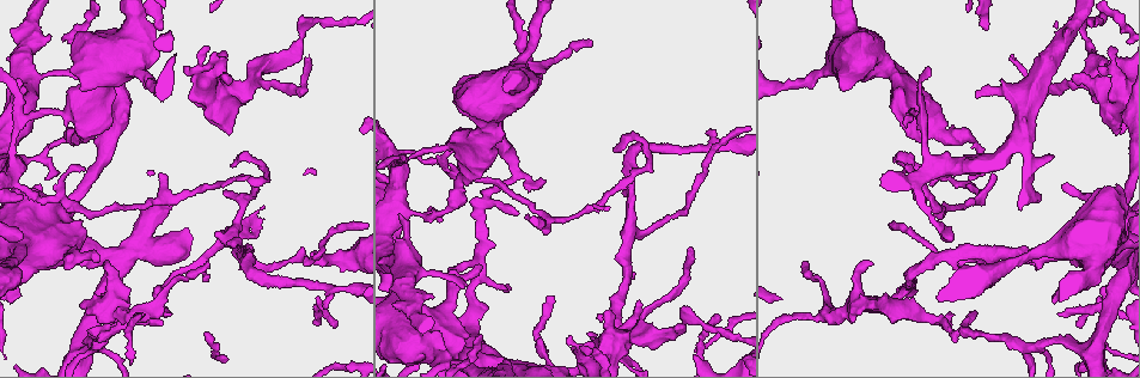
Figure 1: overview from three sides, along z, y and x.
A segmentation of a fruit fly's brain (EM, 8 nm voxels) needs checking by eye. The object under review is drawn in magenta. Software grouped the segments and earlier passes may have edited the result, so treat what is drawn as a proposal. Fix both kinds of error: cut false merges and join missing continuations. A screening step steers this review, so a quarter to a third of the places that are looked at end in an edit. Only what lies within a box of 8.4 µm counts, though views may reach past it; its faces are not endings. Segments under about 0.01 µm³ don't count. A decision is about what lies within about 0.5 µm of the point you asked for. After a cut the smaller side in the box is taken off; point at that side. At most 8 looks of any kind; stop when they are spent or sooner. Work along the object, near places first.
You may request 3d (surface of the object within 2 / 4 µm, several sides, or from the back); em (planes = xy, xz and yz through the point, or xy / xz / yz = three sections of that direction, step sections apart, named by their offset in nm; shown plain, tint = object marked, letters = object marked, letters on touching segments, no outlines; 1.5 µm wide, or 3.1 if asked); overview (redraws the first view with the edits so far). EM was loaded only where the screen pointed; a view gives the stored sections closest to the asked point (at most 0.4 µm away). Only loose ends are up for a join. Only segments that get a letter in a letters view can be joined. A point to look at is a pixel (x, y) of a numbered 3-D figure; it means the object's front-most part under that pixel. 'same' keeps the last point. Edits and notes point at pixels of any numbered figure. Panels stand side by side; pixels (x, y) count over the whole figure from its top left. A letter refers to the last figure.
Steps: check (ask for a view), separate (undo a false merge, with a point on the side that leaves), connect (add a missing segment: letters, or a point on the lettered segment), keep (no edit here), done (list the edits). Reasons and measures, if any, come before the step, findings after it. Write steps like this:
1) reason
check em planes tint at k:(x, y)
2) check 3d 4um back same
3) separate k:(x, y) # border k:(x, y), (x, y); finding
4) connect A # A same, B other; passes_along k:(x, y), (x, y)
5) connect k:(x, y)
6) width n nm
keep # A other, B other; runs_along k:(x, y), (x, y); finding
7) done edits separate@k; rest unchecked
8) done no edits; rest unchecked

branch stops here
check 3d 4um at 1:(871, 265)

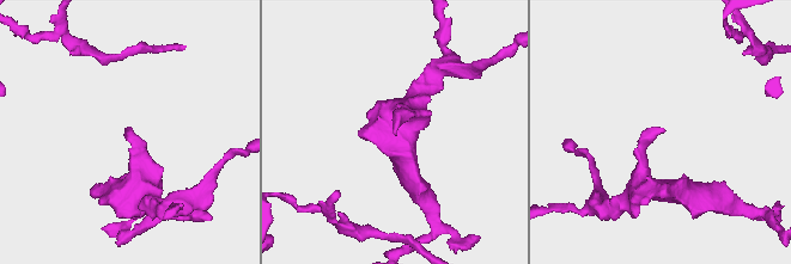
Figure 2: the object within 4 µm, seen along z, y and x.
shape alone is not enough
check em planes letters at 2:(125, 128)

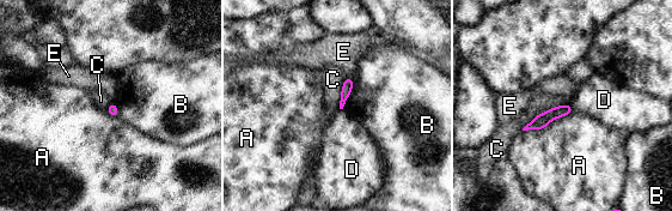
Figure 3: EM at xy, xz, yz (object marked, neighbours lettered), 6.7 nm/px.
keep # A other, B other, C other, D other, E other; border 3:(570, 104), (537, 114), (521, 130); no lettered segment goes on from it

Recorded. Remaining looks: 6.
check 3d 2um at 1:(84, 168)

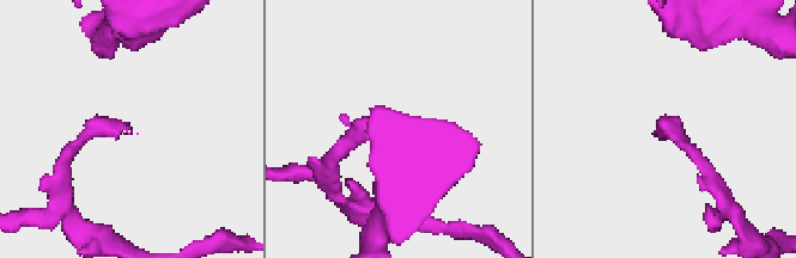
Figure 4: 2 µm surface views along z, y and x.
now the EM
check em planes tint at 4:(670, 122)

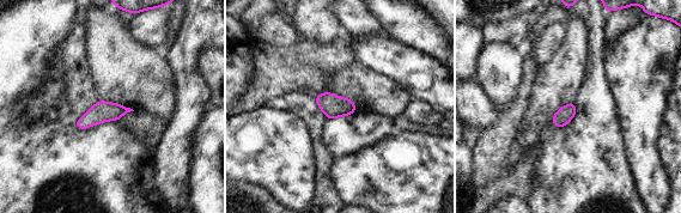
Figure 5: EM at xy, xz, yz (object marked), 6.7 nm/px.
check em planes letters same

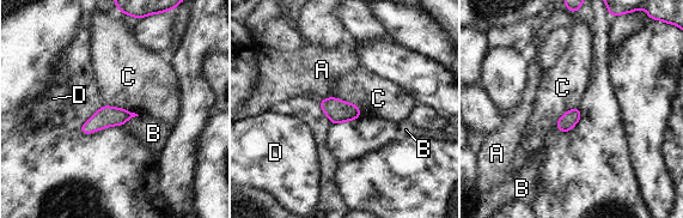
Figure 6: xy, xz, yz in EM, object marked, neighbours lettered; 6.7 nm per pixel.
connect B # A other, B same, C other, D other; passes_along 6:(107, 116), (130, 117), (153, 133); it goes on there

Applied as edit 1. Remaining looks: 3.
tapers out
check em planes letters at 1:(170, 313)

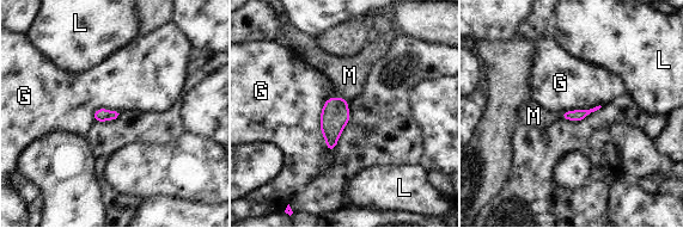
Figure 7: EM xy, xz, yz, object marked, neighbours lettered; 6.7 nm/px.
connect M # G other, L other, M same; passes_along 7:(335, 115), (341, 98), (349, 75); the neuron continues

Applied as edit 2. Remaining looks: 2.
done edits connect@6, connect@7; rest unchecked

